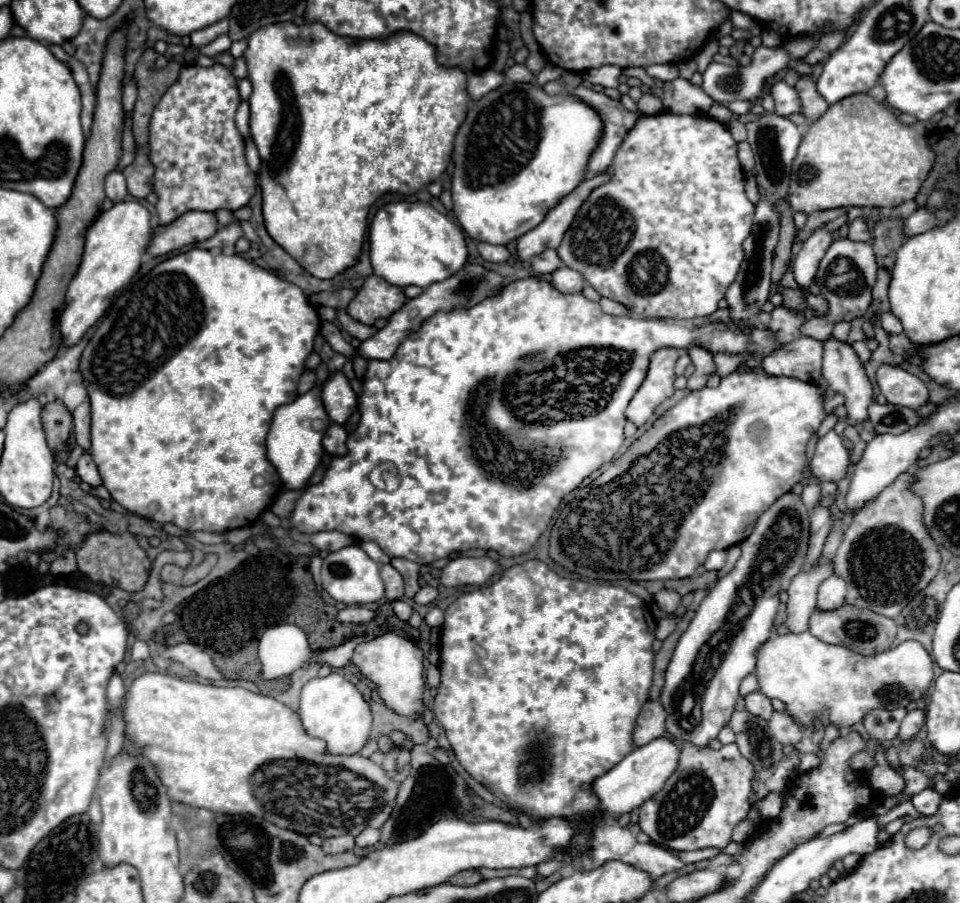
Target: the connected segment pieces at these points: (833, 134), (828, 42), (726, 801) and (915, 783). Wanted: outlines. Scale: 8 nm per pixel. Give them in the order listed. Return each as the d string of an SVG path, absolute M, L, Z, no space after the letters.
M855 93L833 103L827 113L817 119L803 135L793 161L789 205L803 213L837 207L897 207L903 201L915 199L933 163L935 153L929 147L927 135L919 127L901 123L887 105L877 103L871 95Z
M843 31L827 33L827 35L821 35L821 37L819 37L817 47L819 47L821 51L825 51L825 53L833 53L835 49L839 49L839 47L841 47L843 39L845 39L845 33L843 33Z
M735 743L721 749L681 747L679 765L665 781L663 789L639 807L639 827L653 843L675 849L695 851L705 847L725 849L731 843L733 827L743 821L751 809L749 795L753 783L753 765L739 753Z
M905 767L905 769L901 769L901 775L903 775L903 779L905 779L905 789L903 789L903 795L897 797L897 803L909 799L911 795L915 795L915 793L919 793L921 789L927 787L927 777L925 777L923 773L919 773L915 767Z

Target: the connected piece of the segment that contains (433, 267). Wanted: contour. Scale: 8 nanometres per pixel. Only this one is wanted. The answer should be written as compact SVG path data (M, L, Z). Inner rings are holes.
M401 201L401 203L389 203L389 205L381 207L375 213L371 229L369 229L369 243L371 243L369 257L371 257L371 265L373 265L375 275L385 277L385 281L389 281L391 285L397 285L397 287L417 285L417 287L425 289L433 283L443 281L445 277L451 277L459 269L463 269L463 265L467 263L467 257L469 257L465 235L463 235L461 227L457 227L451 219L447 219L445 215L435 211L429 203Z

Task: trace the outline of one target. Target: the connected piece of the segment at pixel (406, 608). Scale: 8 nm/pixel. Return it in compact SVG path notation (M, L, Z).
M393 601L393 611L395 611L395 615L397 615L401 621L409 621L409 617L411 617L411 613L413 613L411 605L405 603L405 601Z

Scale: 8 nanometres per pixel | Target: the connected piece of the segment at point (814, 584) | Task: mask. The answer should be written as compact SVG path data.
M817 565L811 571L801 571L793 577L787 593L787 617L785 625L789 633L803 633L809 631L809 617L817 609L817 589L821 581L833 575L831 565Z

